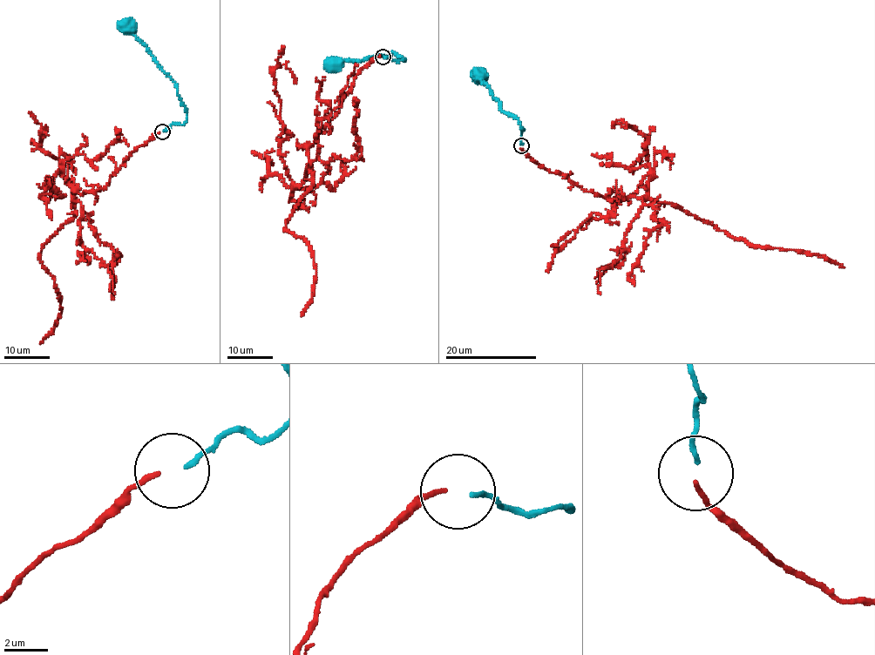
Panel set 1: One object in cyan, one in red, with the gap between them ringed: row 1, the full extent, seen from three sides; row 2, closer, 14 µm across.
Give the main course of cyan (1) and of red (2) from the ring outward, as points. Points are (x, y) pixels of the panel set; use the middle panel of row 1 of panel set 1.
1: (384, 57), (405, 59), (391, 52), (390, 56), (373, 56), (362, 61), (336, 64)
2: (380, 56), (308, 147), (312, 186), (286, 222), (315, 270), (301, 315)

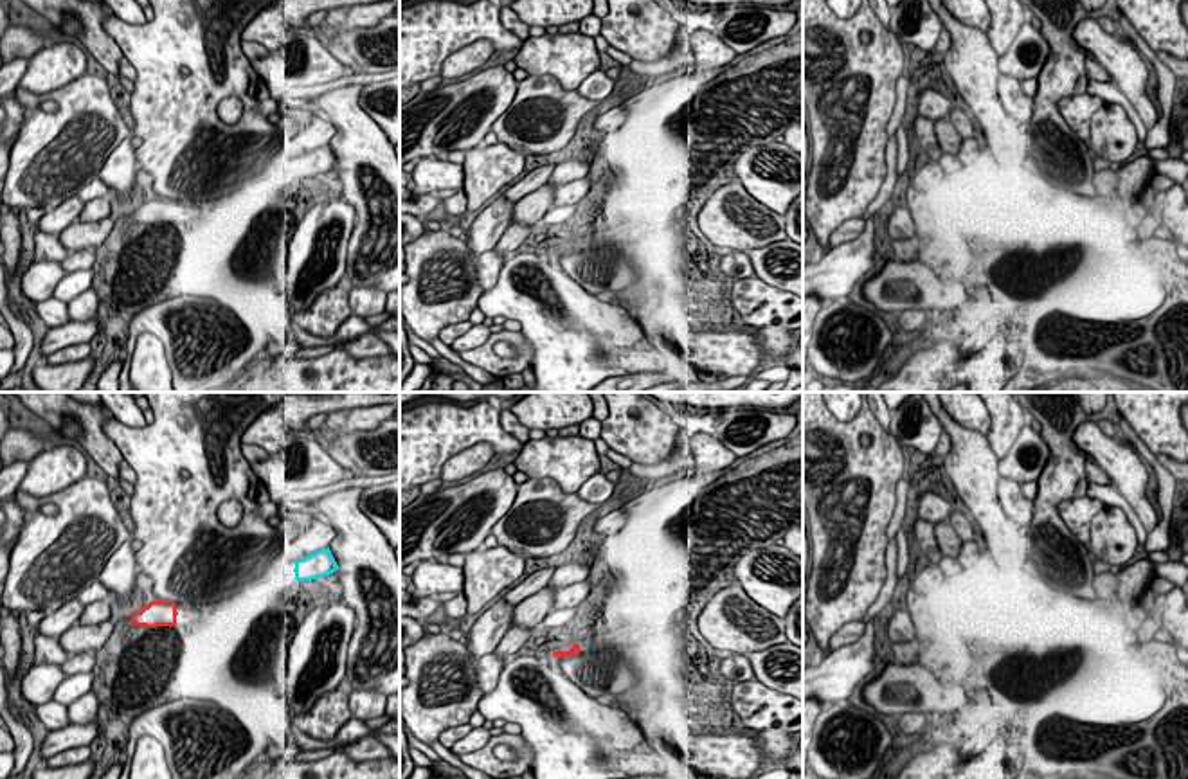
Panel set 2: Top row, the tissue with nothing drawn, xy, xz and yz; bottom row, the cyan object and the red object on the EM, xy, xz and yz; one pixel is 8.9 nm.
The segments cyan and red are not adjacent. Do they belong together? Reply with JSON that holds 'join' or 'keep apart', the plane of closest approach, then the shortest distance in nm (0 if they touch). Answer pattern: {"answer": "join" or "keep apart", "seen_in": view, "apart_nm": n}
{"answer": "join", "seen_in": "xy", "apart_nm": 1100}

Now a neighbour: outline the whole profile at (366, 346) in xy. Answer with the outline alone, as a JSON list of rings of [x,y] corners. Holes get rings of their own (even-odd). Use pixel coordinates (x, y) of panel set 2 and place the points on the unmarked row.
[[[371,331],[360,335],[355,340],[337,344],[335,349],[346,351],[349,356],[356,360],[391,354],[391,347],[378,335]]]

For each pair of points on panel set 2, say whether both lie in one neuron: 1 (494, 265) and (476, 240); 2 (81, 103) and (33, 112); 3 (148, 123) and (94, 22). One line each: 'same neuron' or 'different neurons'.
1: different neurons
2: same neuron
3: same neuron

